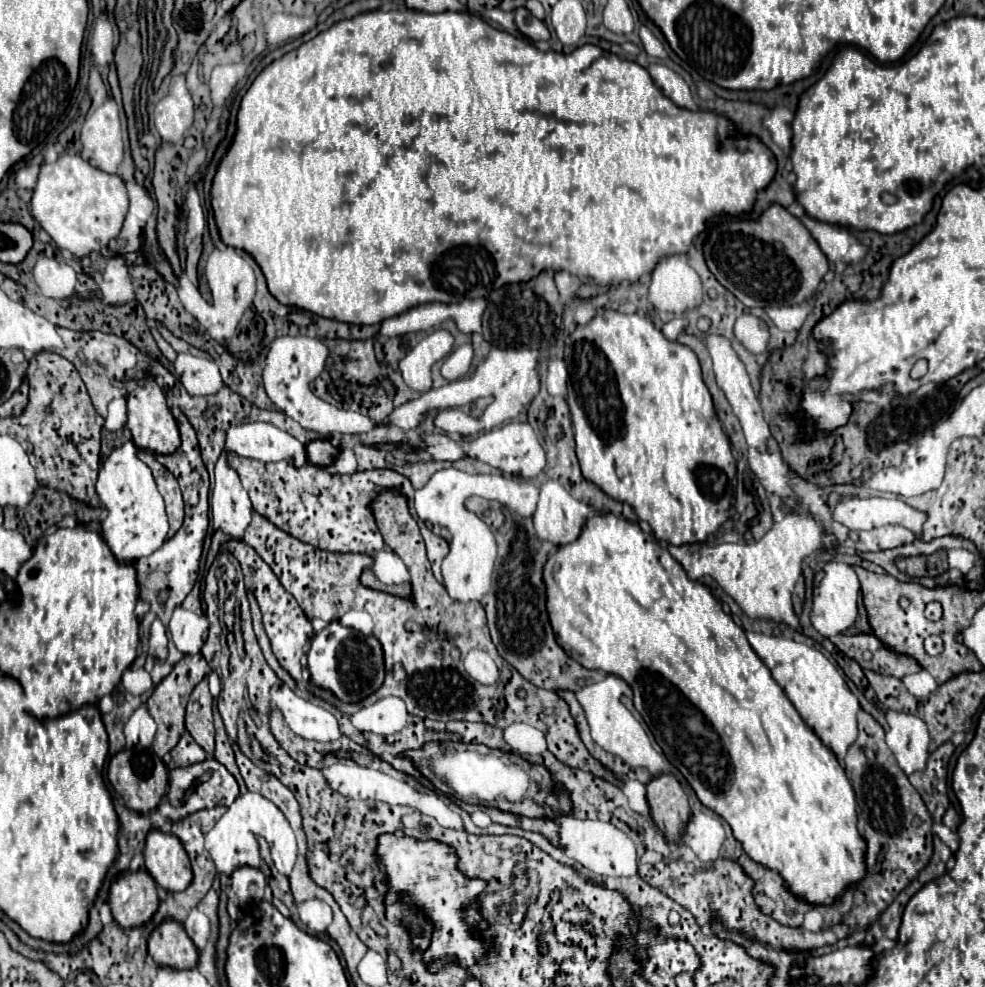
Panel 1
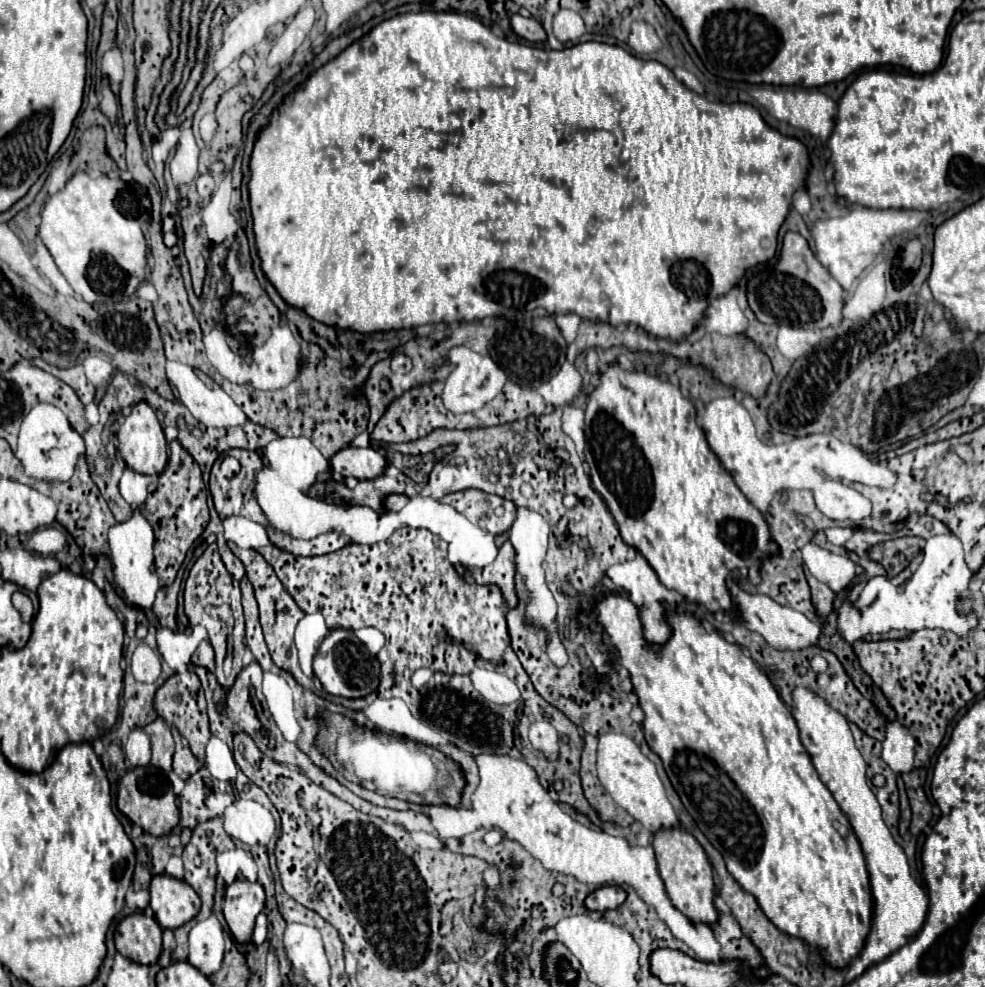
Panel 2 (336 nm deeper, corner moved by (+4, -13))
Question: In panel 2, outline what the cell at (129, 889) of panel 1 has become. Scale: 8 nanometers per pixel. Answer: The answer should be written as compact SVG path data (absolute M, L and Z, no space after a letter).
M148 914L126 916L114 932L116 950L140 964L154 964L162 952L162 928Z

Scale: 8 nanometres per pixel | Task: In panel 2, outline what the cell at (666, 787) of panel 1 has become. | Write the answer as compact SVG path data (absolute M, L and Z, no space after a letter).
M662 828L654 834L652 840L656 862L660 868L660 878L664 880L664 886L668 890L670 902L690 920L712 924L718 918L718 910L714 908L714 878L712 878L712 866L708 862L708 856L704 848L698 844L698 840L684 828Z

